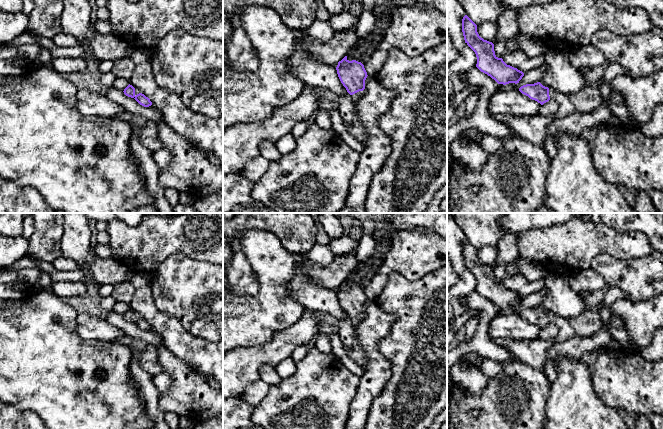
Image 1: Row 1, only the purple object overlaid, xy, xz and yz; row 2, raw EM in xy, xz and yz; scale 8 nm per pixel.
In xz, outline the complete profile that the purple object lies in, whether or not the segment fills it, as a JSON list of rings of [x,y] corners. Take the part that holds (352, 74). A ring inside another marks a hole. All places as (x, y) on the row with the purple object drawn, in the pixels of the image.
[[[345,56],[336,67],[338,77],[351,95],[354,105],[364,94],[367,72],[364,65],[356,60],[349,61]]]

